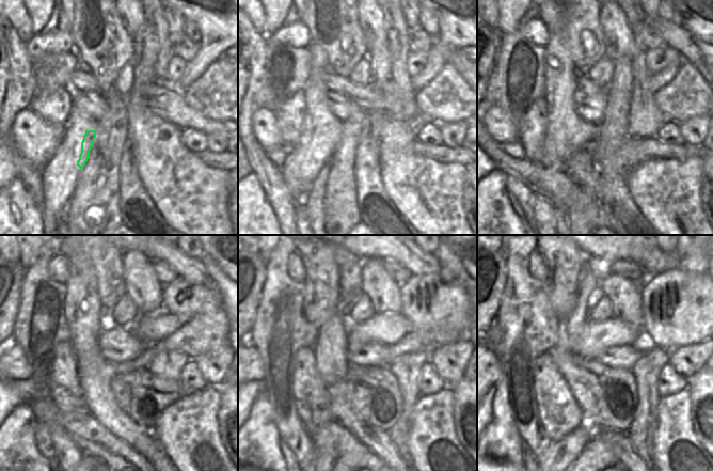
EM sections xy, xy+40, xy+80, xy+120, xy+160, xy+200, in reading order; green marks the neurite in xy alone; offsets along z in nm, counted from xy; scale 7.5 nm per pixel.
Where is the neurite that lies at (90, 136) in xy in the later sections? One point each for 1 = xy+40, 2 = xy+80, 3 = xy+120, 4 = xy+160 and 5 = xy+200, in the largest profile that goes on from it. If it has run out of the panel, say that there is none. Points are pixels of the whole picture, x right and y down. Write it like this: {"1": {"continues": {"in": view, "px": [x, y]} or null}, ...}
{"1": {"continues": {"in": "xy+40", "px": [330, 140]}}, "2": {"continues": {"in": "xy+80", "px": [576, 156]}}, "3": {"continues": {"in": "xy+120", "px": [96, 383]}}, "4": {"continues": {"in": "xy+160", "px": [332, 341]}}, "5": {"continues": {"in": "xy+200", "px": [591, 270]}}}

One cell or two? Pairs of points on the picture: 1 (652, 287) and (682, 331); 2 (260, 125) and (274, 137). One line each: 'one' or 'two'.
1: one
2: one

